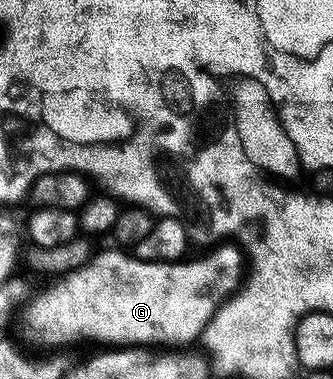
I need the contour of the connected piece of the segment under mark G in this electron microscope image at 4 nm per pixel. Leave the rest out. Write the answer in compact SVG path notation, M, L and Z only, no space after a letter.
M224 242L221 248L216 248L213 252L208 252L205 256L200 256L197 260L185 258L176 260L173 264L157 264L154 260L142 260L135 254L129 254L127 251L120 252L100 252L98 251L89 259L88 263L75 275L69 277L68 281L58 283L52 291L46 296L40 297L36 302L31 303L29 310L32 314L32 324L48 340L53 340L53 345L60 346L60 343L72 342L74 340L84 340L92 338L94 340L114 340L118 346L186 346L190 340L196 336L199 337L208 323L215 318L216 311L220 309L221 304L225 303L237 291L236 287L240 284L240 279L244 276L244 256L235 248L237 245L232 242Z

